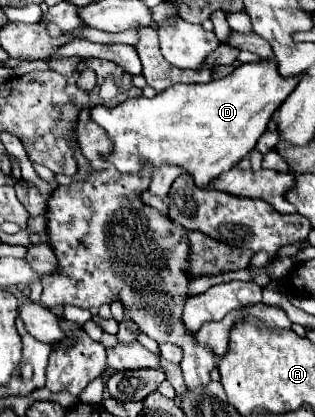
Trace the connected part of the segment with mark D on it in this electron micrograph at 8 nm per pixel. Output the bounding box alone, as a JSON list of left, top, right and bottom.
[90,61,296,189]

